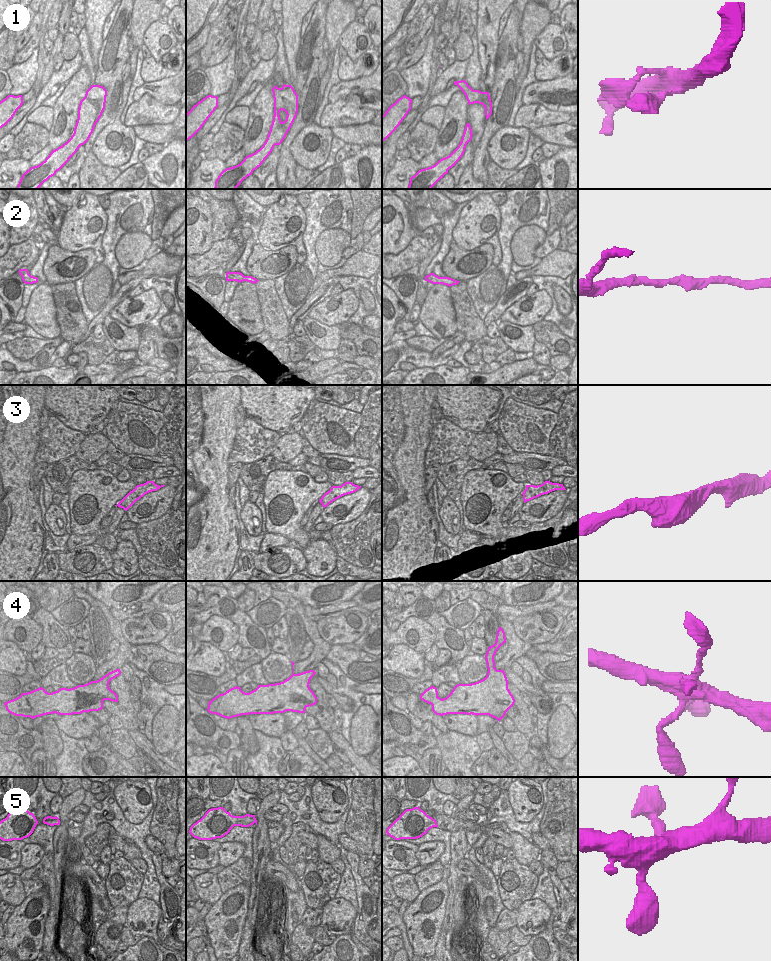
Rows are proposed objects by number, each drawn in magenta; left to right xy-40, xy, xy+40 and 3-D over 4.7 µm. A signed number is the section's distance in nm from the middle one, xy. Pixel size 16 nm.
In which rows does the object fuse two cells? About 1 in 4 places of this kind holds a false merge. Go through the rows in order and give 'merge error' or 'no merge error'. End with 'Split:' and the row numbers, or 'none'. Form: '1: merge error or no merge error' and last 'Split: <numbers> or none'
1: no merge error
2: no merge error
3: no merge error
4: no merge error
5: no merge error
Split: none

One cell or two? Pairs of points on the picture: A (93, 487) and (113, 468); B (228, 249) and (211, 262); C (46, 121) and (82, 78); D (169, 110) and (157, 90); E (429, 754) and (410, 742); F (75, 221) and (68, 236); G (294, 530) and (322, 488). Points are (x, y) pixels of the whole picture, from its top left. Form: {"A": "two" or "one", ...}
{"A": "two", "B": "one", "C": "two", "D": "two", "E": "two", "F": "one", "G": "one"}

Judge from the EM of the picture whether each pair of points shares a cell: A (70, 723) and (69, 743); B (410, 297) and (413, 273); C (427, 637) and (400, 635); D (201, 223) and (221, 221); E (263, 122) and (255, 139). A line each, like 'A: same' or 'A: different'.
A: different
B: same
C: same
D: different
E: same

